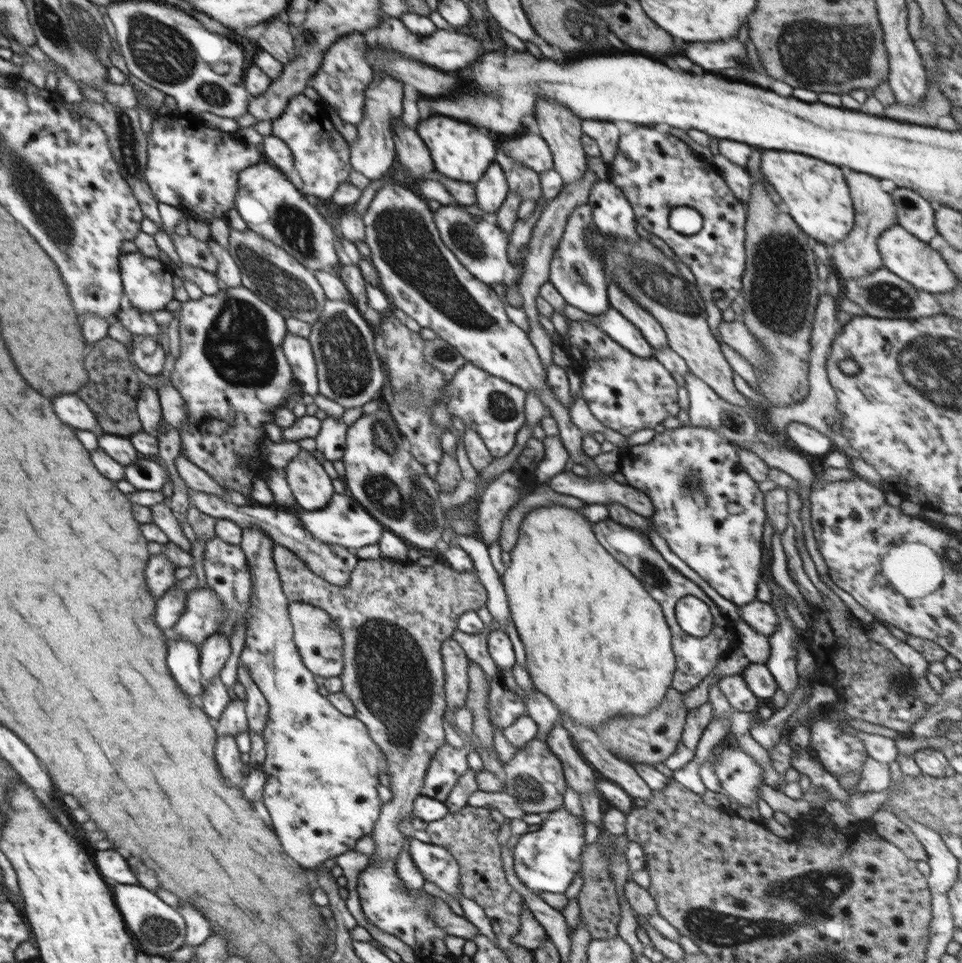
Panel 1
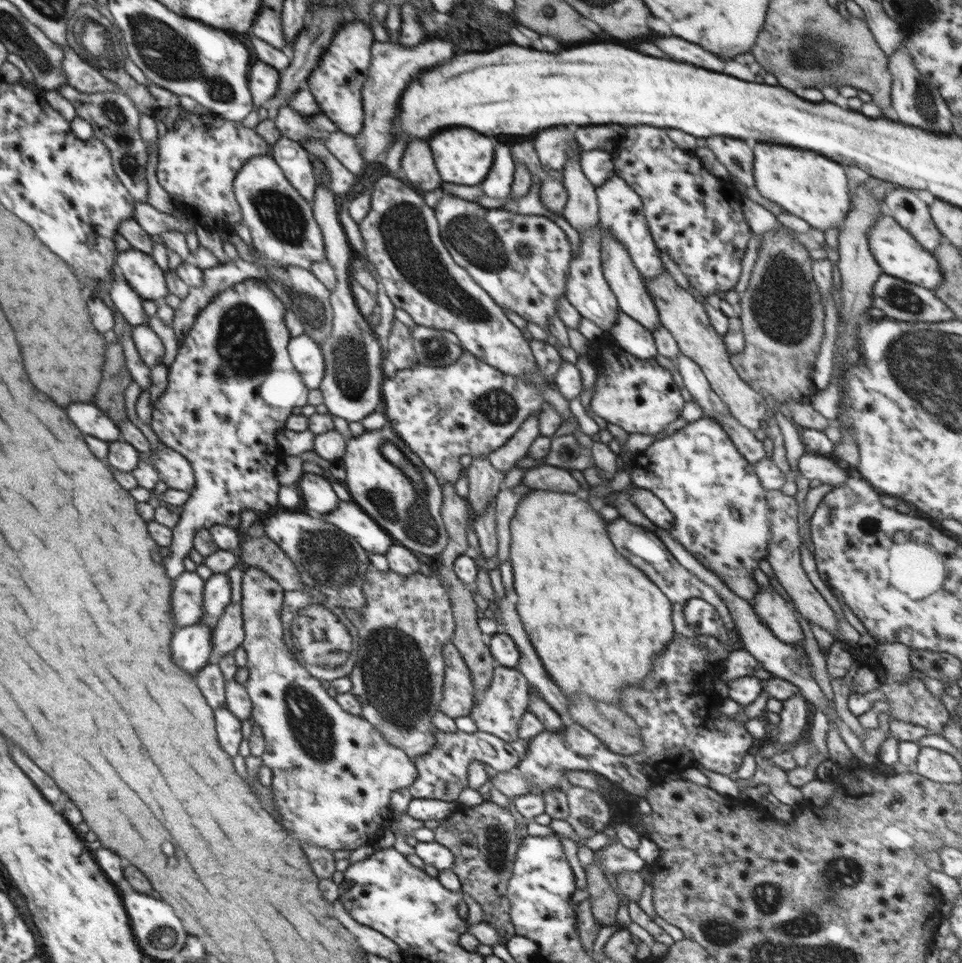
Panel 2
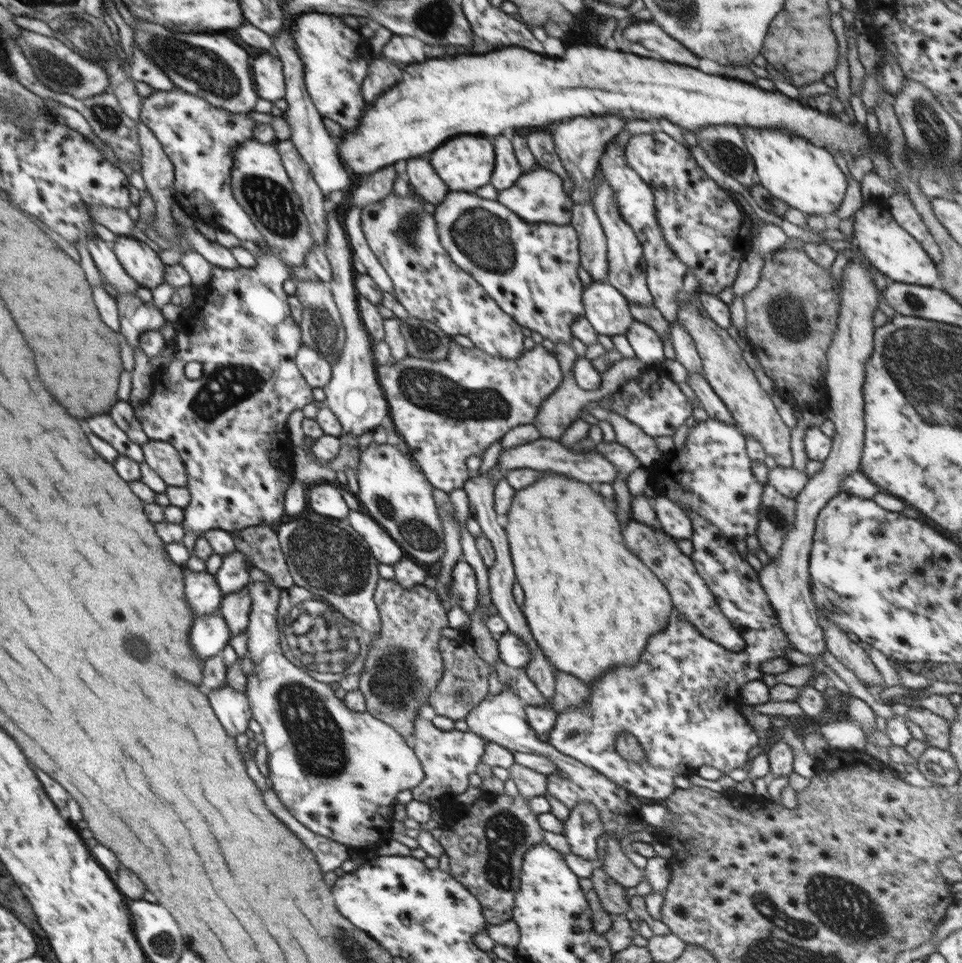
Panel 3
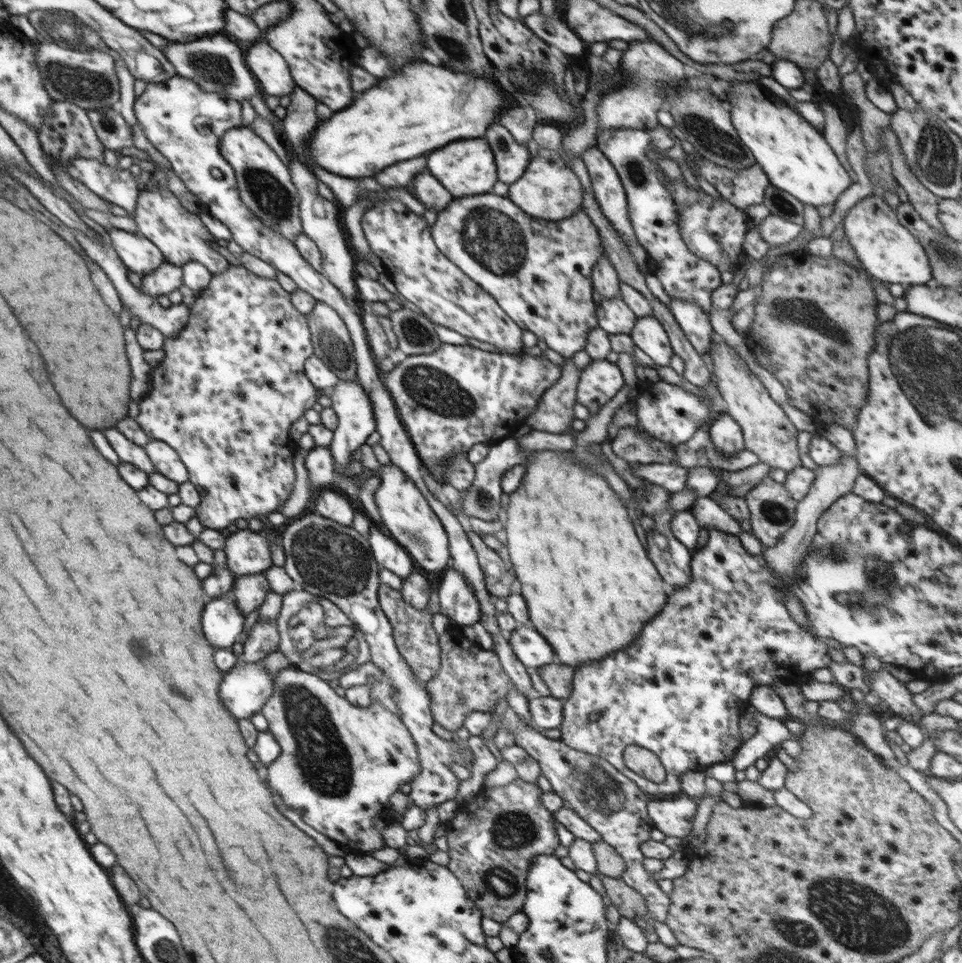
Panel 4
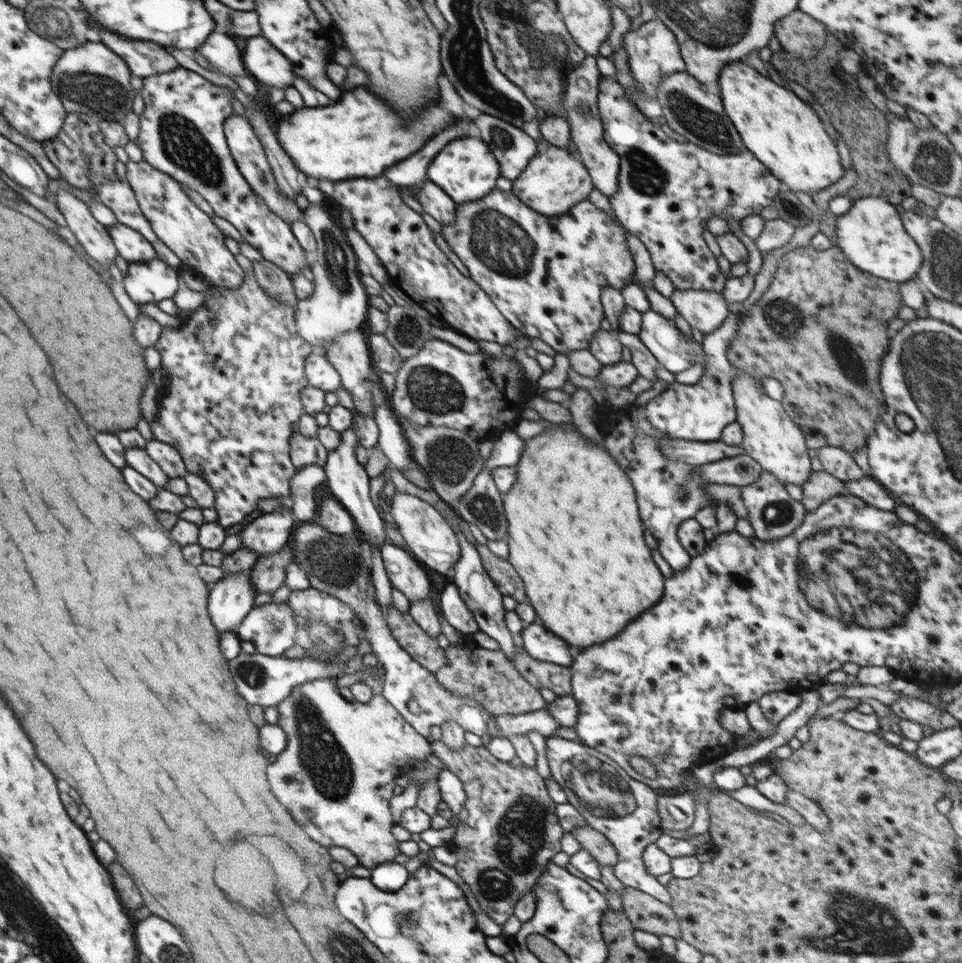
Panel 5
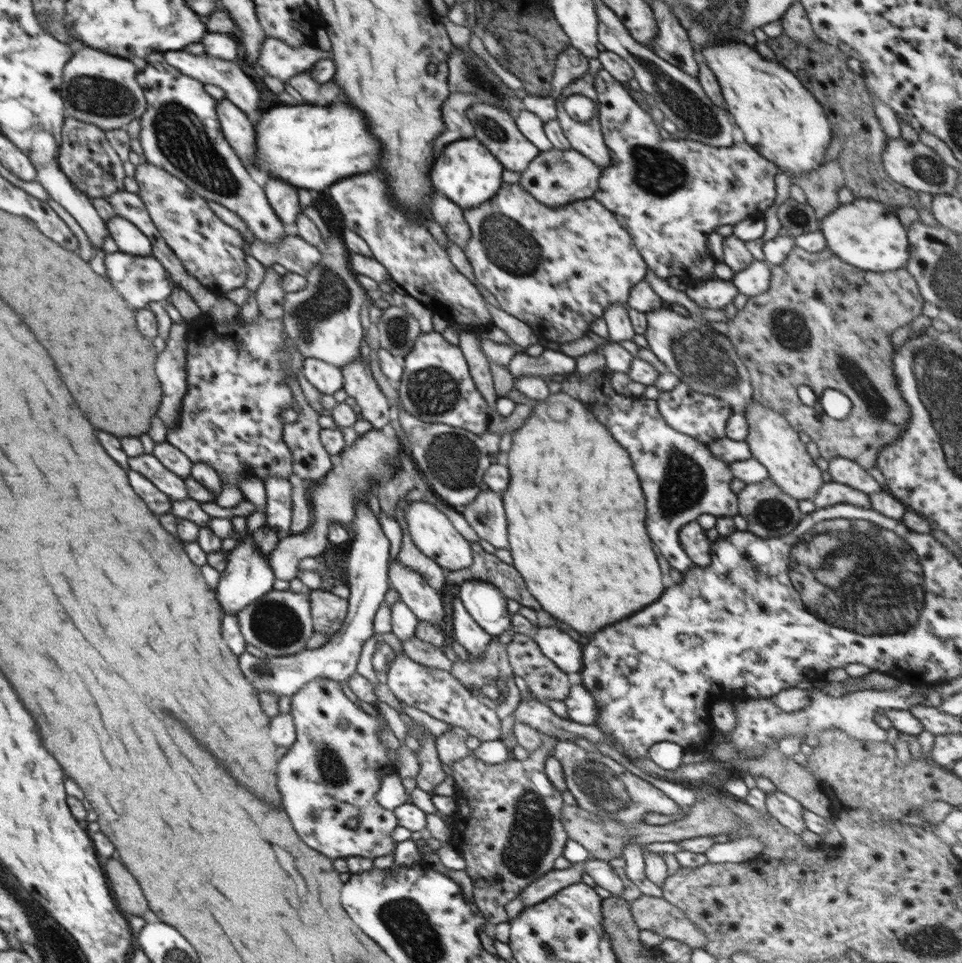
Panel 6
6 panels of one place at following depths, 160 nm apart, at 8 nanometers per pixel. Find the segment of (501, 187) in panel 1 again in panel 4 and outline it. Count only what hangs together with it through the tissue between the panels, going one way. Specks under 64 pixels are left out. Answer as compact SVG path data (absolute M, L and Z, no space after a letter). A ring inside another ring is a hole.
M492 124L490 130L486 130L486 140L496 156L498 181L508 185L517 182L529 166L530 152L527 146L520 146L500 124Z

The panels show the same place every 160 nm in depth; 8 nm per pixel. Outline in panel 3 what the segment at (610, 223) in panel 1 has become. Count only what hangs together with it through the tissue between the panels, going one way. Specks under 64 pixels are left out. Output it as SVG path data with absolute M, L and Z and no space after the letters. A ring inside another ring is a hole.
M610 143L602 157L599 158L600 170L602 170L606 182L610 183L614 190L614 202L618 206L620 216L630 225L641 242L646 259L646 282L653 296L653 305L671 324L677 320L677 314L681 307L679 302L694 301L692 296L694 296L694 292L700 293L701 285L696 274L667 245L664 233L657 221L652 189L646 182L642 182L642 178L626 164L624 148L620 144Z

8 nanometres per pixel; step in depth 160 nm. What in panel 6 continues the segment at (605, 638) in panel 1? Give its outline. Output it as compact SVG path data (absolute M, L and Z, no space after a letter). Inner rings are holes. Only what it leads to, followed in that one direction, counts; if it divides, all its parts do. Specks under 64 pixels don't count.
M565 392L552 393L548 398L537 401L537 405L532 408L530 418L514 431L511 448L507 455L510 482L506 490L500 494L500 497L503 499L503 507L507 518L508 549L513 558L513 565L525 580L527 589L546 612L550 612L554 618L570 624L580 634L592 634L592 632L600 630L602 624L618 622L626 616L642 610L644 606L656 602L662 596L662 592L664 592L662 570L656 562L656 554L652 550L652 542L650 542L648 532L646 532L646 524L644 524L644 520L646 520L646 498L642 494L640 480L638 480L638 476L632 468L632 460L630 460L626 449L618 444L613 434L610 434L606 426L600 423L584 404Z

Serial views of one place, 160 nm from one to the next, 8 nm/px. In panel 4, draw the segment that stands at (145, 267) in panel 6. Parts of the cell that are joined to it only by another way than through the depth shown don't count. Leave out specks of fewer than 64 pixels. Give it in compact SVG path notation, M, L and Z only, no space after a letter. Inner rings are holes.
M164 262L152 274L142 278L140 290L150 297L157 298L178 290L183 282L183 269L174 264Z

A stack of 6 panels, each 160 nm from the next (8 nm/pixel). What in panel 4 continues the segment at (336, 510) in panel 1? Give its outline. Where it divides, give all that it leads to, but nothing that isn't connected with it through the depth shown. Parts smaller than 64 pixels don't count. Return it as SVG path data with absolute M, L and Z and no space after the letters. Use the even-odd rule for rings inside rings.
M370 526L369 543L379 567L390 570L402 578L408 578L418 569L409 553L390 537L383 528Z

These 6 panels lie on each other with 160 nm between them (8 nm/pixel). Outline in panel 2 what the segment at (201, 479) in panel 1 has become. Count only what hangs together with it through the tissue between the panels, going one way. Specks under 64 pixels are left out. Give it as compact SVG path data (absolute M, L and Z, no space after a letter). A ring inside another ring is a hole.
M164 445L160 450L150 451L149 460L158 471L160 480L168 487L188 492L193 489L195 478L192 465L179 452Z

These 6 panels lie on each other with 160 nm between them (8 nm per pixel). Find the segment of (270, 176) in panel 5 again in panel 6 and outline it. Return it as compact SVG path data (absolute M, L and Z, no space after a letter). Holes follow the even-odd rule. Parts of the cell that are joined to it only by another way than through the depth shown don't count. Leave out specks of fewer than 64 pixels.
M226 97L217 100L216 112L225 140L240 158L252 179L264 186L268 181L268 175L266 171L260 171L256 167L257 132L248 122L247 114Z

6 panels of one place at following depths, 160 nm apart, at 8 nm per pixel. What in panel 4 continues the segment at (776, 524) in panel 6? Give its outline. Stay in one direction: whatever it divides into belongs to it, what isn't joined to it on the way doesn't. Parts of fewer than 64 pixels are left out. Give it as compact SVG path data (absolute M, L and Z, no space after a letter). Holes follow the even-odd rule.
M766 475L744 496L750 510L753 534L764 545L774 546L794 524L797 501L782 483Z

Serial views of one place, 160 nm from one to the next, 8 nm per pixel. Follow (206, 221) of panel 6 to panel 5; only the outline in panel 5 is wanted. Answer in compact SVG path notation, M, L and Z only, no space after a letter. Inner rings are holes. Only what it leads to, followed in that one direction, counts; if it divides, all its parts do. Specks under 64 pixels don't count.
M129 161L126 166L127 182L136 194L142 215L148 219L156 236L183 262L182 266L210 280L213 286L241 286L245 273L234 259L235 255L226 247L225 235L216 227L212 218L186 196L180 183L145 161Z

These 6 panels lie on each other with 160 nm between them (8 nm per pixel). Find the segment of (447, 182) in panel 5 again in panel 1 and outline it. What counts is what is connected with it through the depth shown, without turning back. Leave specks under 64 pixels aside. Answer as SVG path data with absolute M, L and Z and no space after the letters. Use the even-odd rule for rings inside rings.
M434 116L428 120L422 120L418 126L418 134L430 148L431 158L434 160L433 166L436 172L450 180L458 182L476 183L480 181L482 175L493 164L496 157L496 144L488 136L488 130L444 118L444 116Z

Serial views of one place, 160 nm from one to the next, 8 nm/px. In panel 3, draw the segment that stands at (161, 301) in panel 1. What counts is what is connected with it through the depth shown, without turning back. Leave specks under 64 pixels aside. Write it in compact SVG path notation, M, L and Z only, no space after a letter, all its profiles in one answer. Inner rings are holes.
M117 235L111 247L124 271L139 285L153 290L163 283L165 265L148 244L136 236Z

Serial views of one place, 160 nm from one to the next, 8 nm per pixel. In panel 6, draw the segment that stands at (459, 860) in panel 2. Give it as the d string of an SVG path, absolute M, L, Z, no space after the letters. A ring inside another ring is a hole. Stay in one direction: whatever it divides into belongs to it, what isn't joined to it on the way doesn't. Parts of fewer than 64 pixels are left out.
M544 735L540 748L531 752L526 760L514 758L488 764L474 757L466 756L450 764L455 780L456 799L464 822L456 824L452 830L450 843L458 849L466 862L465 871L474 886L475 903L486 917L487 922L500 924L510 921L505 906L547 872L555 870L555 860L563 856L563 848L569 836L561 821L564 805L561 792L550 782L545 772L548 752L552 752L559 740L555 736Z

